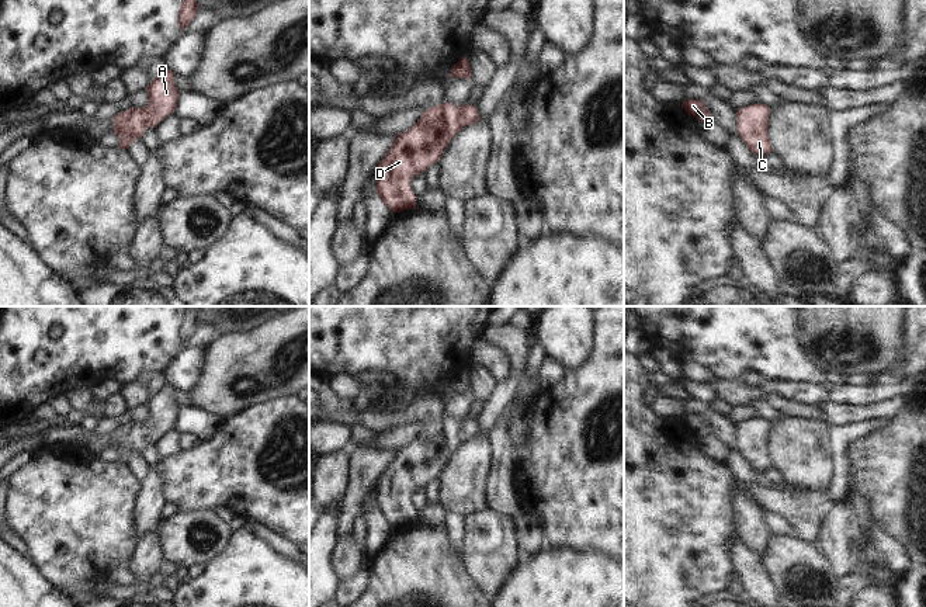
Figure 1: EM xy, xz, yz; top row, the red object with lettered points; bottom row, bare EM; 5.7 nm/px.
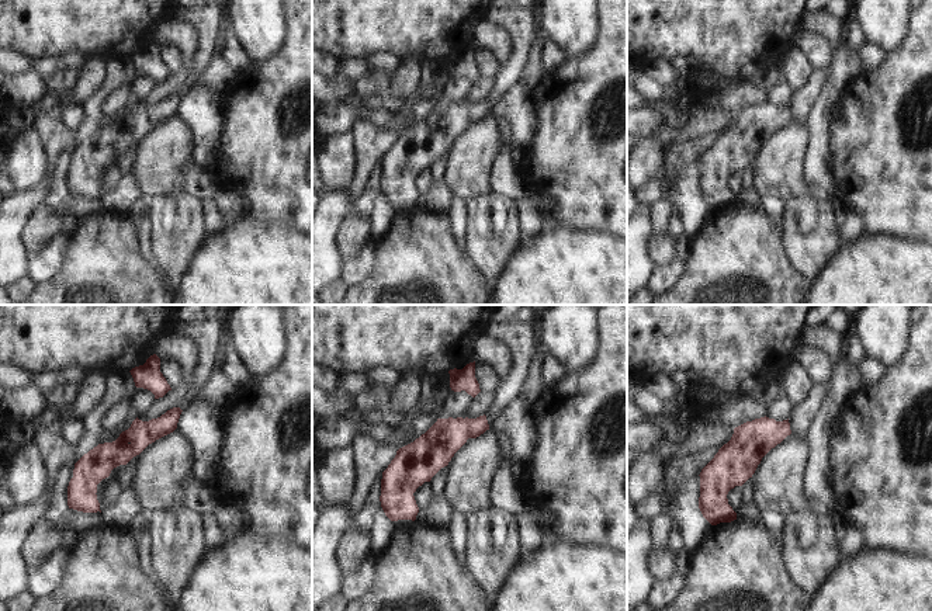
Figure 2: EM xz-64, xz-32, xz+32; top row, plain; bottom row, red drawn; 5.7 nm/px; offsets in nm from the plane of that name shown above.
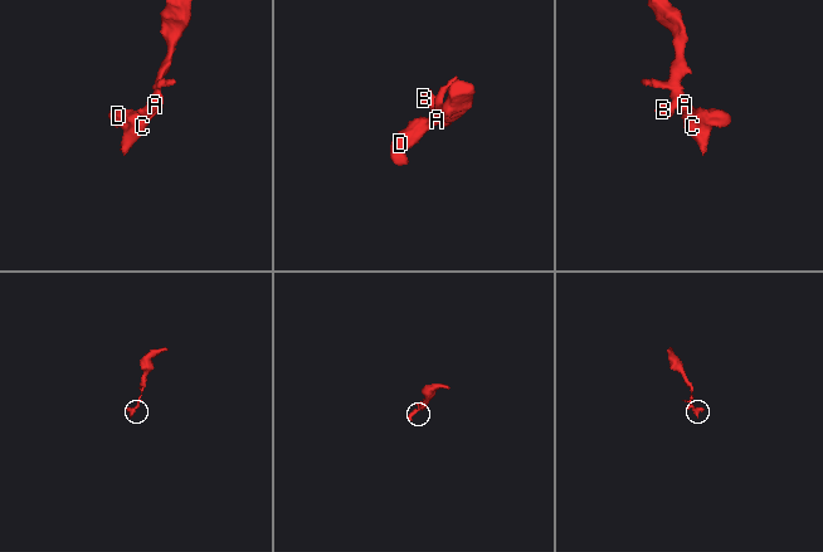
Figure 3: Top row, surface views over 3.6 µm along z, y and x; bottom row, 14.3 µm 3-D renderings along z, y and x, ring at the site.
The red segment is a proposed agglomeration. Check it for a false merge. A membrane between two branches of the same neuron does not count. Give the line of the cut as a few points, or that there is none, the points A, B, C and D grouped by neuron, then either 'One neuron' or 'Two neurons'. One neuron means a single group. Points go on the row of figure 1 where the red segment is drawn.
No split. Groups: A B C D. One neuron.

